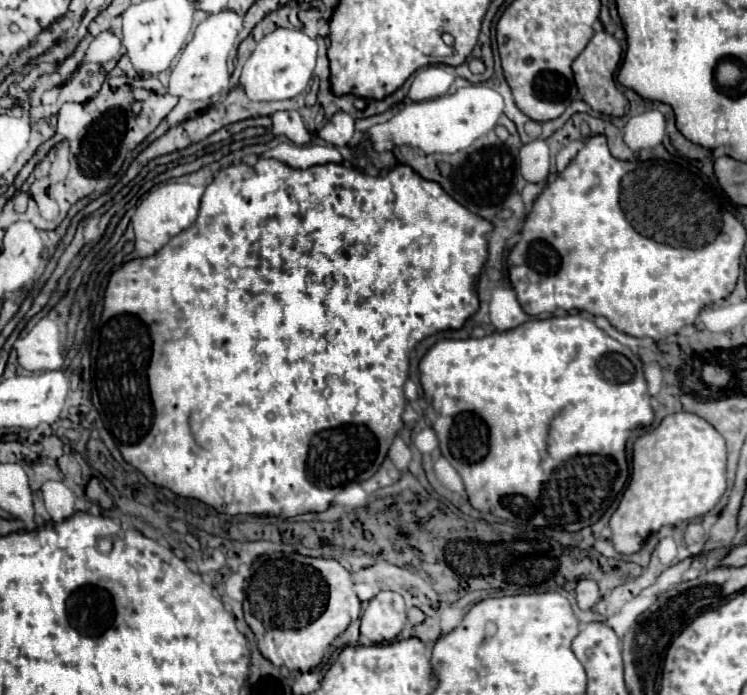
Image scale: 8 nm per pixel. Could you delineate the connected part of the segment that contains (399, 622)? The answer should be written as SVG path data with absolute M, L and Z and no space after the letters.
M379 592L361 616L361 636L373 644L393 640L405 626L405 604L397 592Z

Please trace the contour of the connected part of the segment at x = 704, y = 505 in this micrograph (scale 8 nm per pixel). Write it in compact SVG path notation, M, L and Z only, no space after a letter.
M689 412L665 416L655 430L643 434L633 444L631 480L621 496L619 508L609 518L611 542L615 550L619 554L633 554L641 548L643 540L651 532L657 532L663 526L671 526L707 514L725 492L725 464L727 464L725 440L723 436L719 436L719 432L715 432L715 428L711 428L711 424Z

